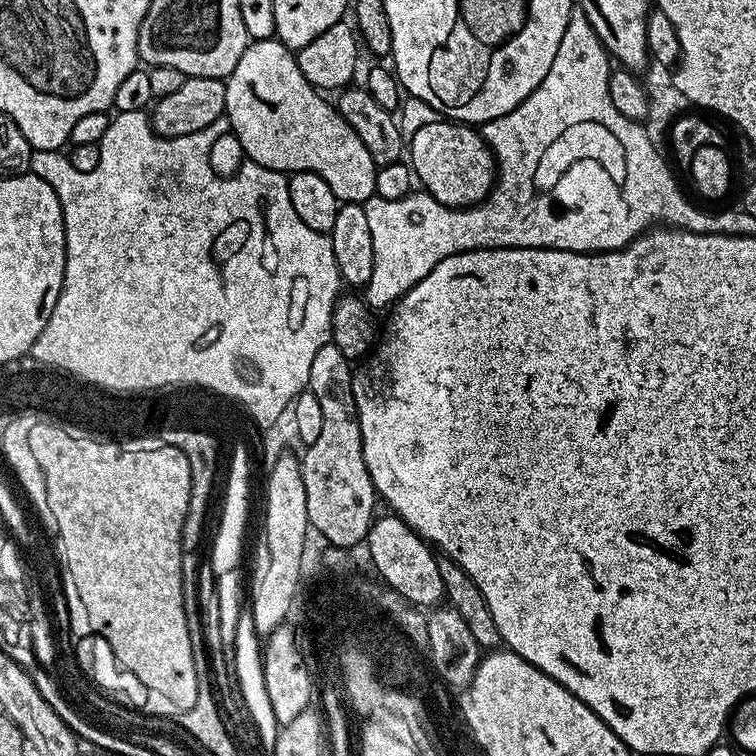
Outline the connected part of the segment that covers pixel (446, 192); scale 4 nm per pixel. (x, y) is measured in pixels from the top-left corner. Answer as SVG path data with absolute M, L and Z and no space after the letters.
M432 118L429 124L424 124L413 136L410 136L410 167L415 179L422 183L423 191L429 192L438 202L451 208L470 208L473 204L481 204L487 200L492 185L496 182L496 158L488 147L483 135L475 127L453 122L447 118Z

